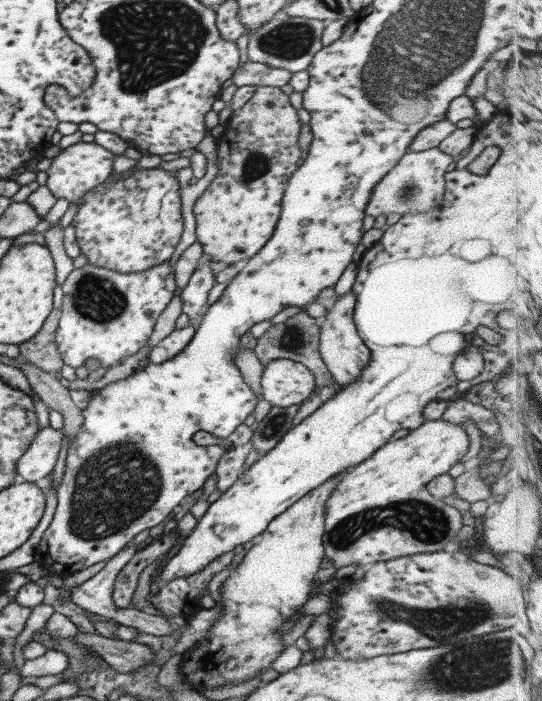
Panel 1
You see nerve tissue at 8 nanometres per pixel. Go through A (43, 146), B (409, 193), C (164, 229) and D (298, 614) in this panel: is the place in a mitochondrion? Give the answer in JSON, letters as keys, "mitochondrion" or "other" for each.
{"A":"other","B":"mitochondrion","C":"other","D":"other"}

